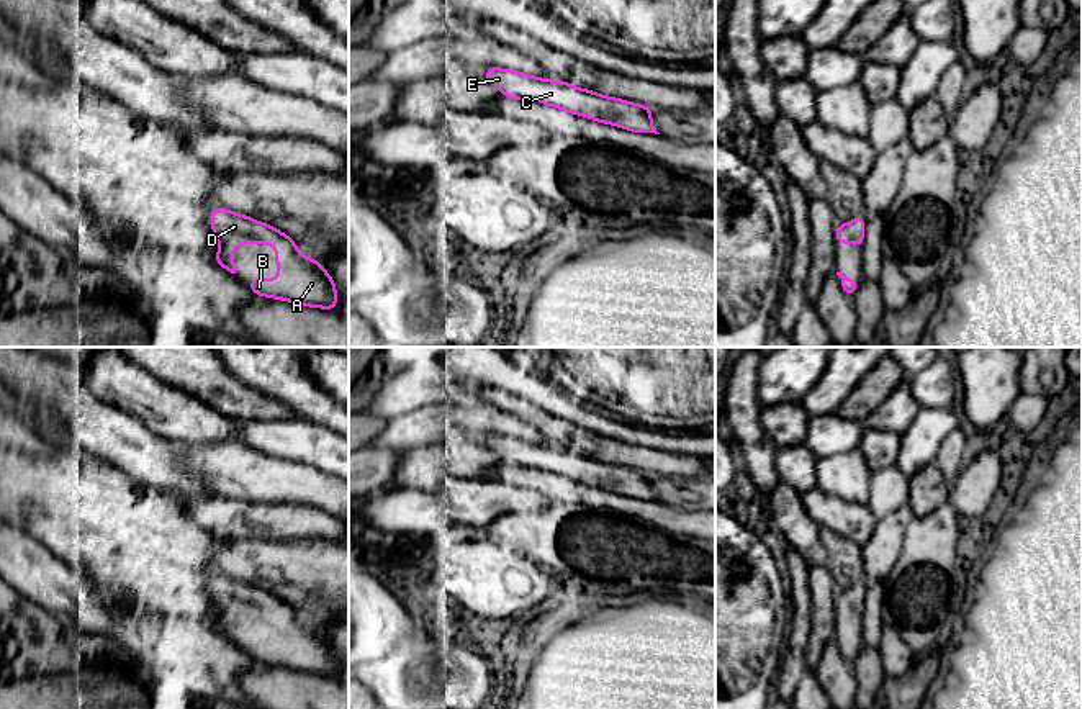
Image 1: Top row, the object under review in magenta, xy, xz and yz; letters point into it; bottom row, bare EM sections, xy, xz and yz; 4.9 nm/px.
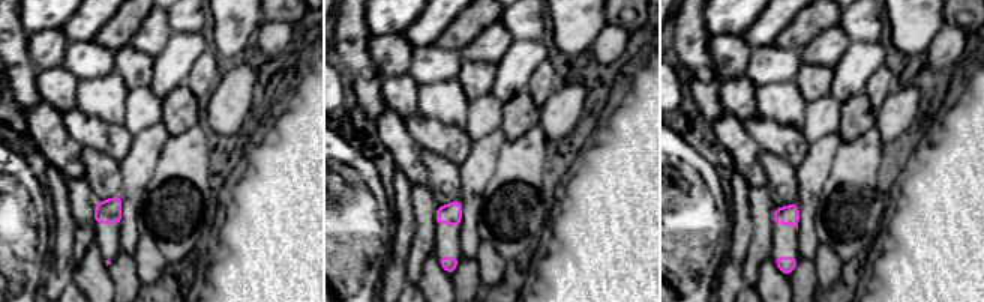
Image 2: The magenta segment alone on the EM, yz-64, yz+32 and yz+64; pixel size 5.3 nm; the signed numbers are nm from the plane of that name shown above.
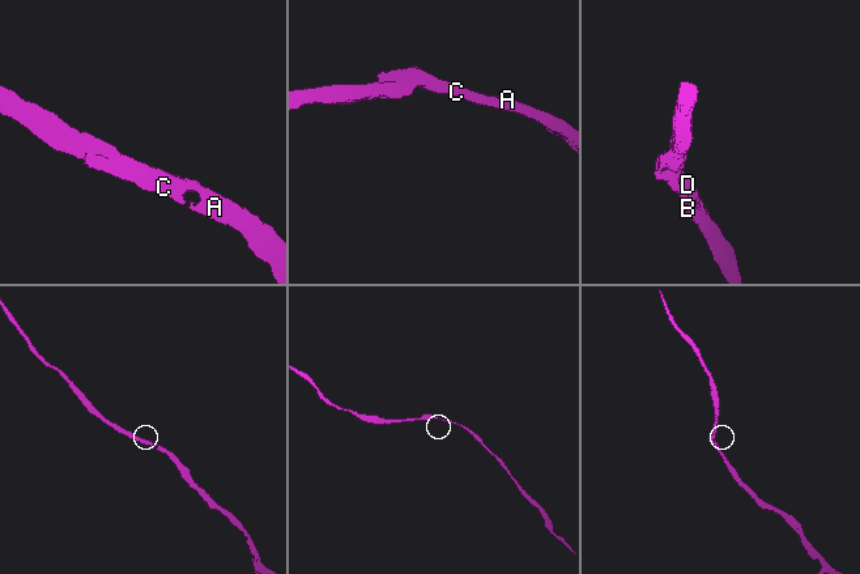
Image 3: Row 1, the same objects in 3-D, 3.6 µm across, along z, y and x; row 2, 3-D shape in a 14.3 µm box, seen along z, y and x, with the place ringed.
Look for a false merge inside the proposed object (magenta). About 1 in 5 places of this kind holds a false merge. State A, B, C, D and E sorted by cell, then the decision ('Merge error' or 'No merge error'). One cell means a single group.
Groups: A B C D E. No merge error

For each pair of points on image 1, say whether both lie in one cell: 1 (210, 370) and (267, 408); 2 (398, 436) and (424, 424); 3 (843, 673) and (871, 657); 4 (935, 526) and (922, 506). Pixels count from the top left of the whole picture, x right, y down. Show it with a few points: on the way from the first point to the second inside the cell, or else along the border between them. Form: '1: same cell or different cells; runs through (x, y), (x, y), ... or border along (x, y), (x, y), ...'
1: same cell; runs through (225, 385), (243, 403), (252, 405)
2: same cell; runs through (405, 433), (418, 428)
3: different cells; border along (852, 663), (858, 691)
4: different cells; border along (948, 500), (927, 514), (915, 518)

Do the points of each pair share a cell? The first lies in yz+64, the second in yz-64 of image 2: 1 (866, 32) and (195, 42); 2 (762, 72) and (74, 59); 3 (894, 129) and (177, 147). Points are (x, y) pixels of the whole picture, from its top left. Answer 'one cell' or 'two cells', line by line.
1: two cells
2: one cell
3: two cells

